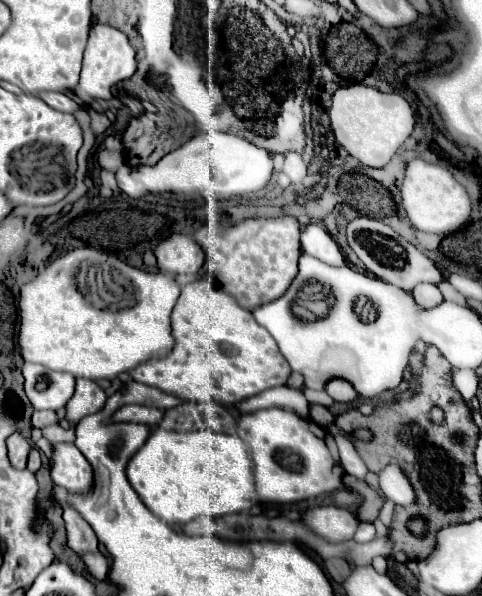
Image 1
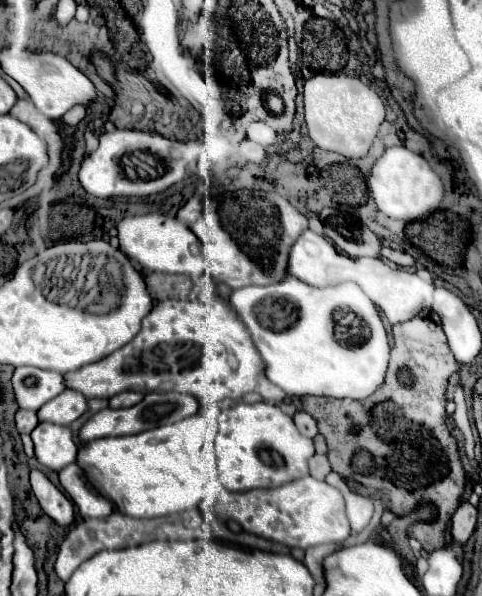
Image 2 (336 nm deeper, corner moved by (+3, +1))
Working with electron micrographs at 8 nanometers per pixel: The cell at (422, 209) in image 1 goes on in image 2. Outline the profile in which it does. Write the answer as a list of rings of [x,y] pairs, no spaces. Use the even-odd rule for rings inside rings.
[[[387,147],[385,149],[385,153],[371,167],[371,173],[367,177],[367,189],[377,209],[383,215],[401,219],[405,223],[425,219],[429,215],[429,207],[431,211],[439,209],[439,203],[443,199],[443,183],[439,175],[429,167],[429,163],[421,155],[409,151],[407,147]],[[405,195],[415,195],[415,201],[407,199]]]

